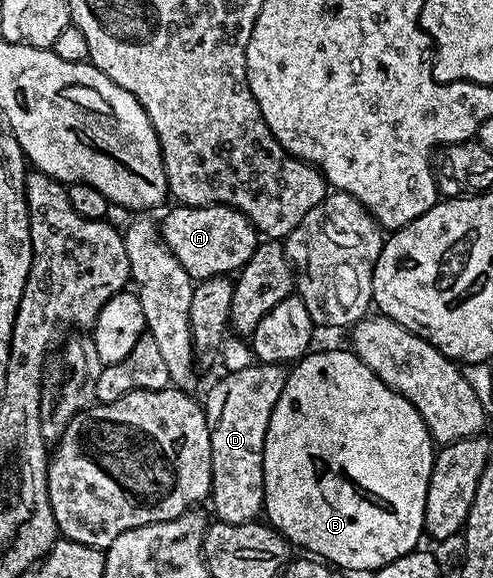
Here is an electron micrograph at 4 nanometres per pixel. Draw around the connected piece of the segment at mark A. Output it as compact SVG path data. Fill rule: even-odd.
M174 205L174 208L160 219L160 234L168 250L184 265L190 278L211 279L217 275L233 276L248 265L252 253L256 253L260 242L258 230L240 213L231 207L204 205L187 207Z

